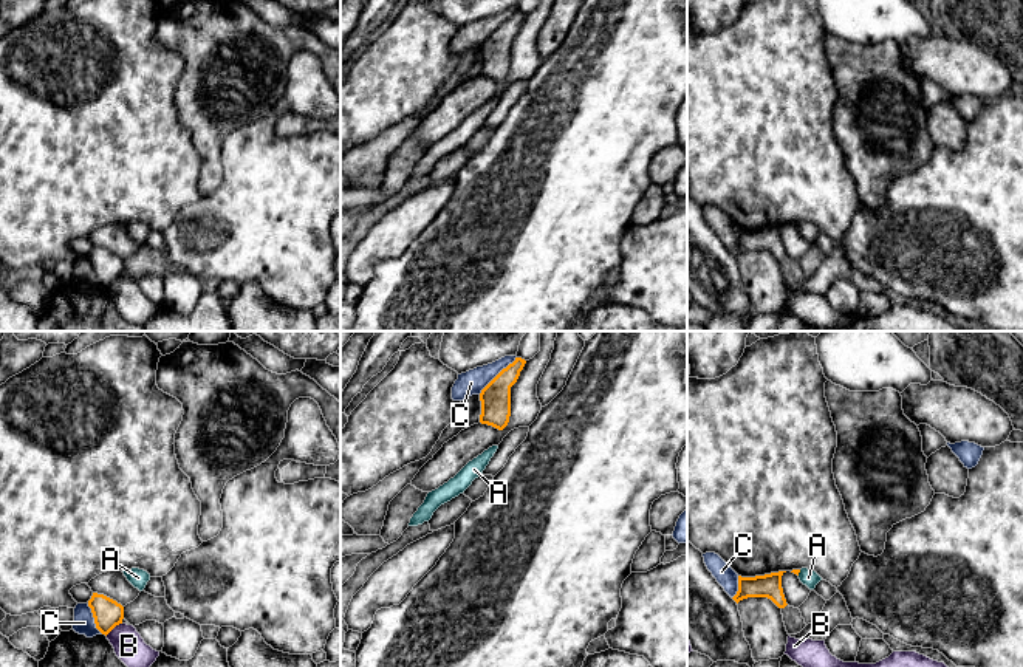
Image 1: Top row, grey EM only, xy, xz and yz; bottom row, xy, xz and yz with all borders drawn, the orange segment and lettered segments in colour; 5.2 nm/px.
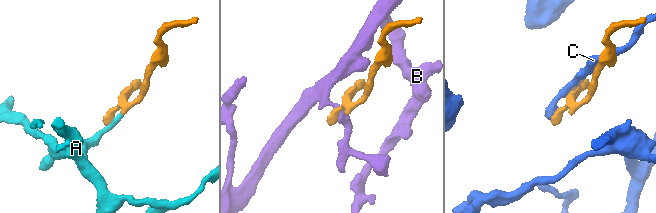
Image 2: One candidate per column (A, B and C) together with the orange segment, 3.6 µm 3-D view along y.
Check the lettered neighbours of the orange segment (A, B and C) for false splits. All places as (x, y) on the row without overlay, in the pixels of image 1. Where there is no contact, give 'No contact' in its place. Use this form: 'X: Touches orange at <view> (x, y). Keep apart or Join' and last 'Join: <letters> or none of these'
A: Touches orange at yz (799, 225). Join
B: Touches orange at xy (113, 280). Keep apart
C: Touches orange at xz (497, 28). Keep apart
Join: A

